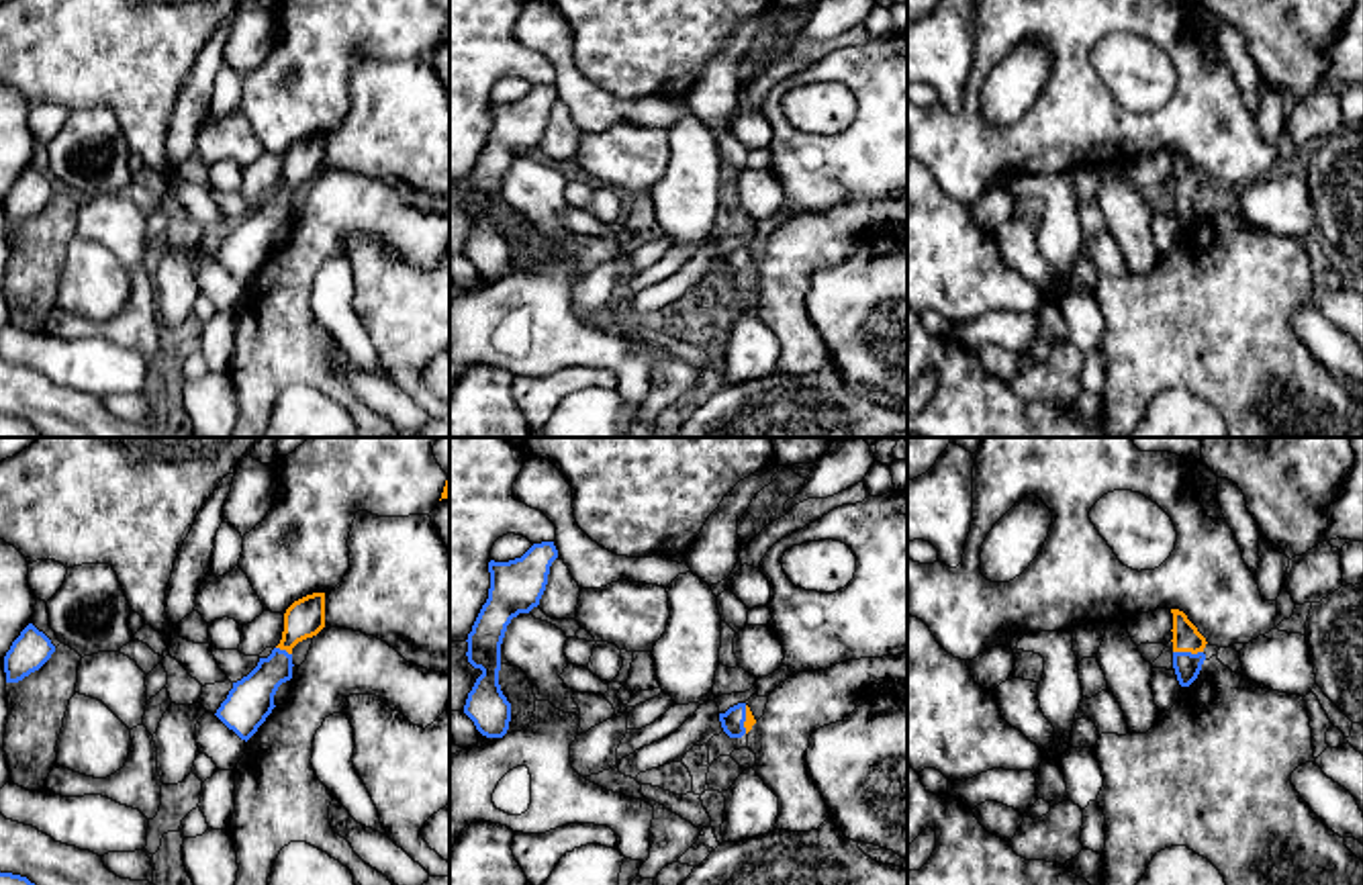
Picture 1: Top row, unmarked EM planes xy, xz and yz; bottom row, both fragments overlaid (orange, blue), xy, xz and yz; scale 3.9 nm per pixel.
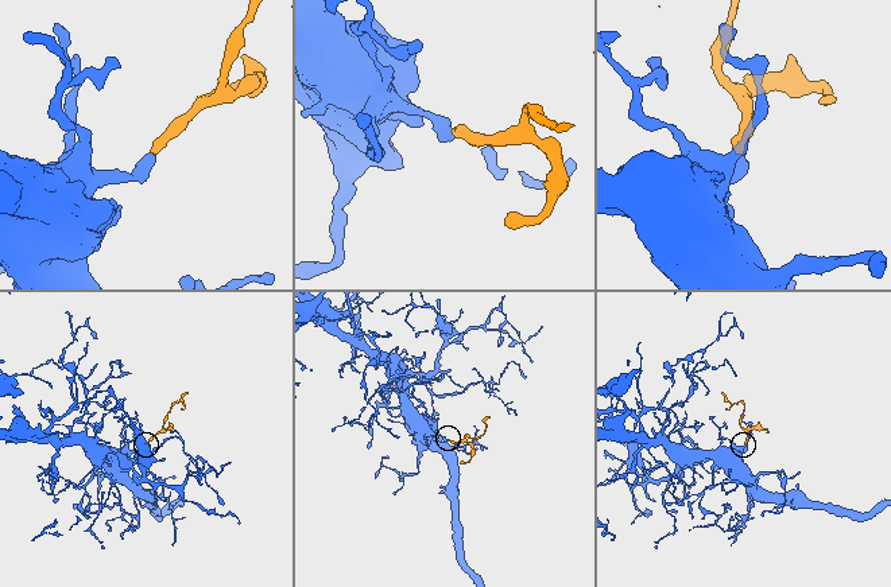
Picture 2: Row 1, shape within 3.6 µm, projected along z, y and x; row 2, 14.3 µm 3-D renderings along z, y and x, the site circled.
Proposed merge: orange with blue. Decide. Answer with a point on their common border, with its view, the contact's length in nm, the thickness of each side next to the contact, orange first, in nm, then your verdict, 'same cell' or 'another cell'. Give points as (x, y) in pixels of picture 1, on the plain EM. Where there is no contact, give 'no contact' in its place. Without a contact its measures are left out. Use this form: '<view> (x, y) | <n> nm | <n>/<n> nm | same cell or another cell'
yz (1188, 193) | 120 nm | 110/100 nm | same cell

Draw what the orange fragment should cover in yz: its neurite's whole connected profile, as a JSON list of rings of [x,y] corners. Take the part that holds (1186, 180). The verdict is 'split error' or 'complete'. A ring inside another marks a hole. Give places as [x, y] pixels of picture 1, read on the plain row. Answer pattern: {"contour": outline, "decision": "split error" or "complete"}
{"contour": [[[1171,151],[1173,155],[1173,211],[1181,229],[1189,229],[1206,202],[1204,190],[1206,180],[1197,174],[1197,170],[1187,161],[1187,157],[1179,151]]], "decision": "split error"}

